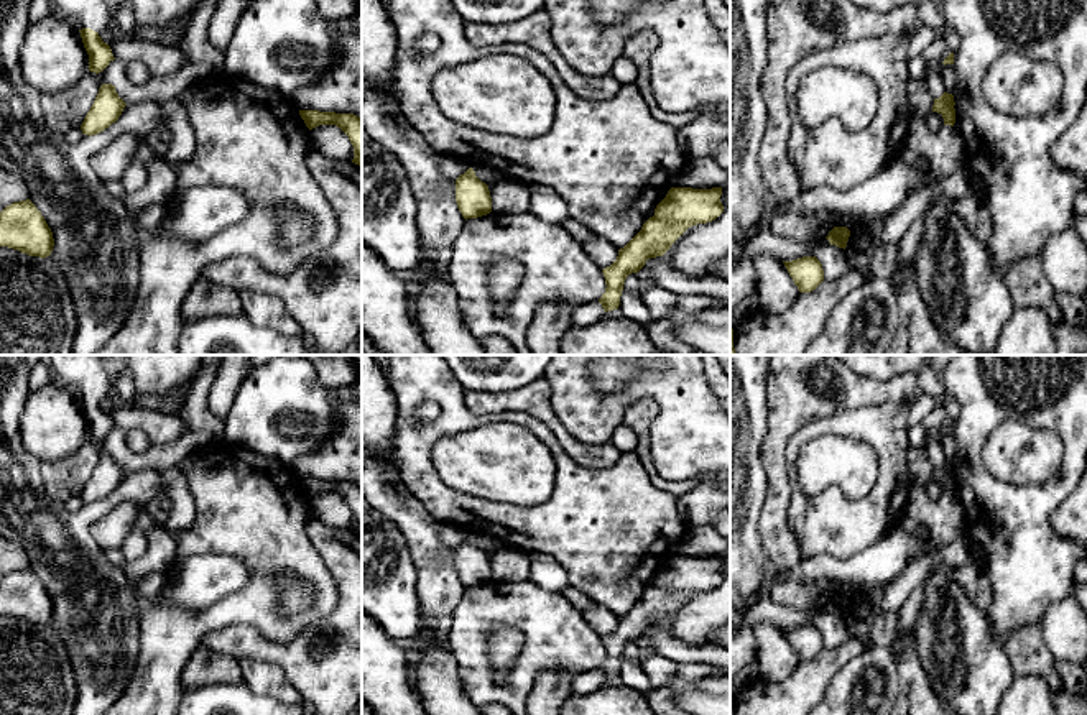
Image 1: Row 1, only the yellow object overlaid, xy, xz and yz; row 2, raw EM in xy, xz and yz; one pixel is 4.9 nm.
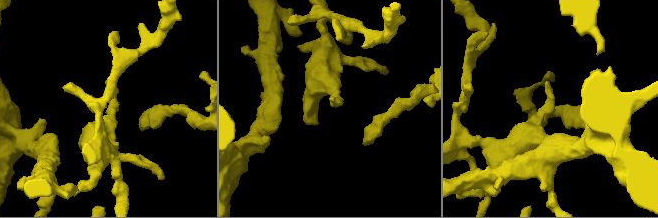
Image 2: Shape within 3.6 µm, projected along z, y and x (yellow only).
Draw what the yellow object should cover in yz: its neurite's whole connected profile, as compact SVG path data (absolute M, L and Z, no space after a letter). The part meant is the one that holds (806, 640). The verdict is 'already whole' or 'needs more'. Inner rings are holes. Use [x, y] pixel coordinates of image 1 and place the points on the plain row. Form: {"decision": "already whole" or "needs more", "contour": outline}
{"decision": "already whole", "contour": "M816 625L783 630L799 661L811 661L824 649L824 638Z"}

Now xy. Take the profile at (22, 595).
{"decision": "already whole", "contour": "M30 567L13 570L0 580L0 615L39 626L51 623L53 600Z"}

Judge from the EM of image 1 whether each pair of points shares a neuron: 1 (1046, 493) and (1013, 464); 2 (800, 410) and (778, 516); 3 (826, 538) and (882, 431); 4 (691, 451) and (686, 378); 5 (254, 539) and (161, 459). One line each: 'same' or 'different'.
1: different
2: same
3: same
4: same
5: different

